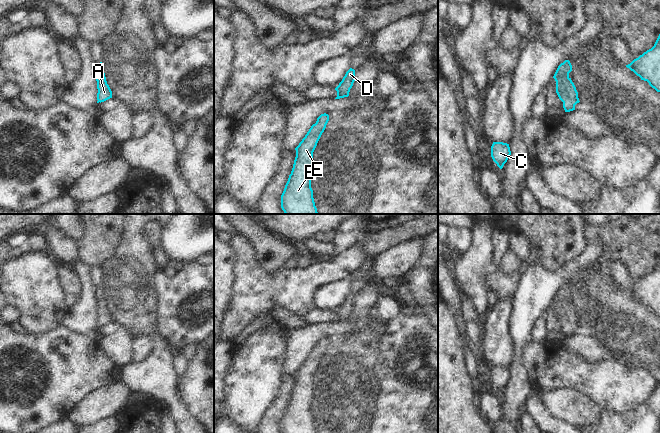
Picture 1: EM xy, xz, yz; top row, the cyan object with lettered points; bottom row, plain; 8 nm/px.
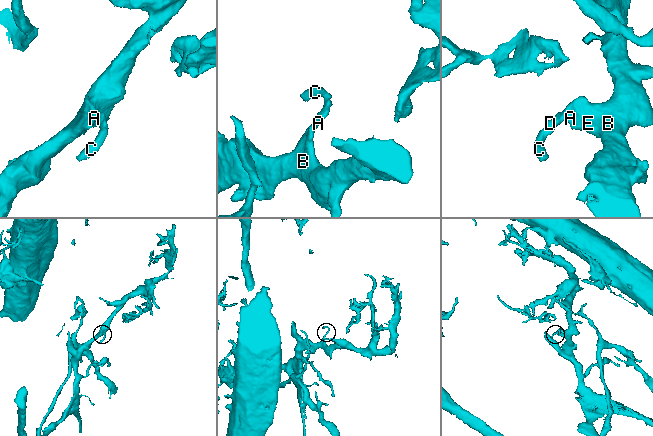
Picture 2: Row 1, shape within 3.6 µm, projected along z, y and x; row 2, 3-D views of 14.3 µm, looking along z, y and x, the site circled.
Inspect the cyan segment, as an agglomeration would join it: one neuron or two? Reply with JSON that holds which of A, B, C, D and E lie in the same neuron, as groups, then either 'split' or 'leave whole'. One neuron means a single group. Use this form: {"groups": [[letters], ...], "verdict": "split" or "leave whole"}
{"groups": [["A", "B", "C", "D", "E"]], "verdict": "leave whole"}

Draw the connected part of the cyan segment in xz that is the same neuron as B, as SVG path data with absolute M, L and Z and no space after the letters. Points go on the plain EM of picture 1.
M321 338L295 372L293 392L281 419L282 433L317 433L311 412L313 376L328 345L329 339Z

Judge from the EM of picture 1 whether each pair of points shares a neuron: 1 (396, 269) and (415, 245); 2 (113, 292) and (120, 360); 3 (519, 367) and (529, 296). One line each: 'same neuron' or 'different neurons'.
1: same neuron
2: different neurons
3: same neuron

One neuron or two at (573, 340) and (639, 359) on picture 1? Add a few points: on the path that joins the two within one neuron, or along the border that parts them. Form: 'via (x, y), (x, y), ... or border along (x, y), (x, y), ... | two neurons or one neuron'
border along (601, 343), (610, 350), (618, 350), (624, 353) | two neurons

